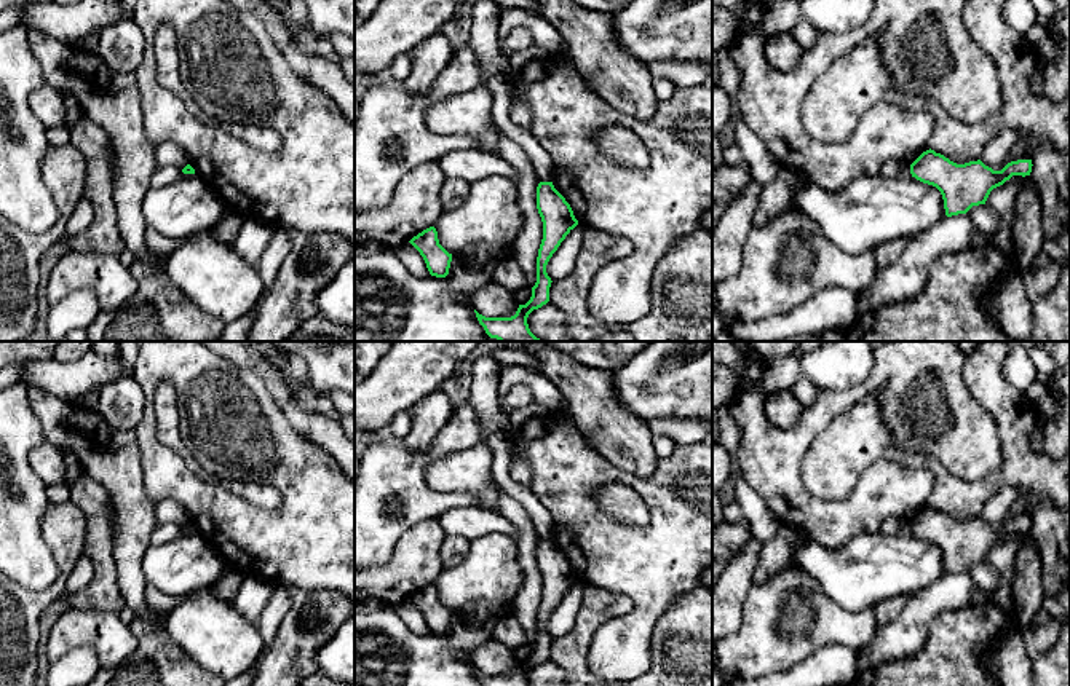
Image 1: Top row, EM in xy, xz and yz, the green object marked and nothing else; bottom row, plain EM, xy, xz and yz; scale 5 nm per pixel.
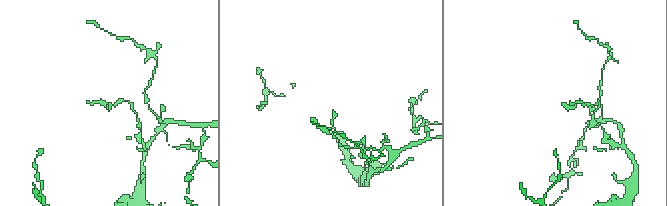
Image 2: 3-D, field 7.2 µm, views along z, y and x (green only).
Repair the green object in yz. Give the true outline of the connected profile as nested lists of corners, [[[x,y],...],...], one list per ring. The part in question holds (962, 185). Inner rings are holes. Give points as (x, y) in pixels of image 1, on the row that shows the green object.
[[[929,148],[910,164],[910,174],[941,191],[945,215],[952,217],[966,214],[973,206],[985,204],[993,188],[1013,175],[1030,175],[1032,166],[1032,160],[1017,160],[1001,171],[993,171],[981,160],[957,164]]]

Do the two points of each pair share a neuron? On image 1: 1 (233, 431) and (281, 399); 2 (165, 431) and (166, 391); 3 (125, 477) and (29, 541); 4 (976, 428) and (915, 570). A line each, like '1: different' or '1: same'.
1: different
2: same
3: different
4: different

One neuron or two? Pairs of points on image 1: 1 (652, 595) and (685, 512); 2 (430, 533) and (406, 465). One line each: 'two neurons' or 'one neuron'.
1: one neuron
2: two neurons

